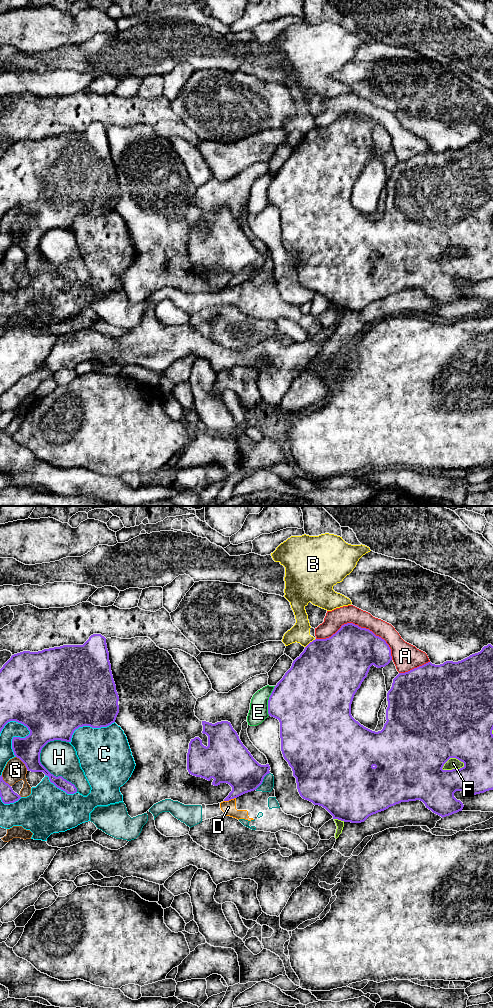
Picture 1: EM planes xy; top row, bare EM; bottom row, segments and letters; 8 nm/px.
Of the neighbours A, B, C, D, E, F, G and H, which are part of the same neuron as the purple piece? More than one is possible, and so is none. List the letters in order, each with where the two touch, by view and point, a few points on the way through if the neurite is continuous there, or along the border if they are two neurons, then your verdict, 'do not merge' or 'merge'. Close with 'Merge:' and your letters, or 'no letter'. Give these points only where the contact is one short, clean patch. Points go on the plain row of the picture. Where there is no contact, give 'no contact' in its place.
A: xy (360, 115) | do not merge
B: xy (310, 130) | do not merge
C: xy (23, 226) | do not merge
D: xy (229, 287) | along xy (235, 285), (224, 289) | do not merge
E: xy (268, 189) | do not merge
F: xy (453, 257) | do not merge
G: xy (23, 250) | do not merge
H: xy (49, 260) | do not merge
Merge: no letter

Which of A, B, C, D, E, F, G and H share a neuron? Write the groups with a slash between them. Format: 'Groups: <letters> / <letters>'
Groups: A / B / C / D H / E / F / G

